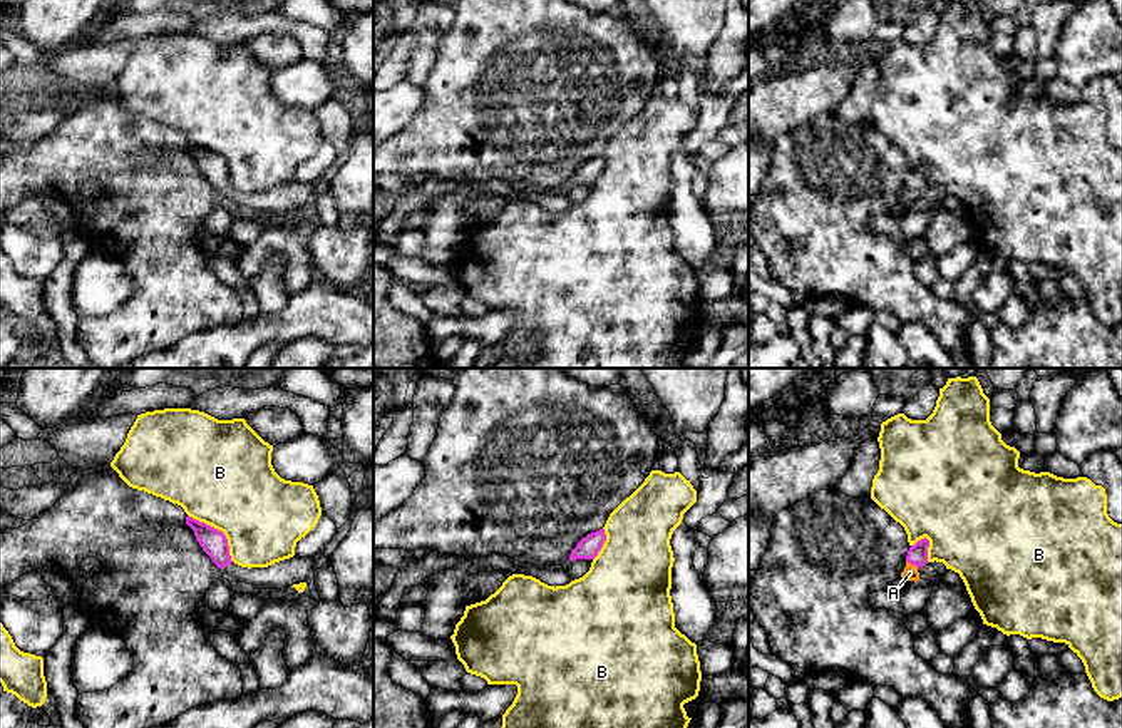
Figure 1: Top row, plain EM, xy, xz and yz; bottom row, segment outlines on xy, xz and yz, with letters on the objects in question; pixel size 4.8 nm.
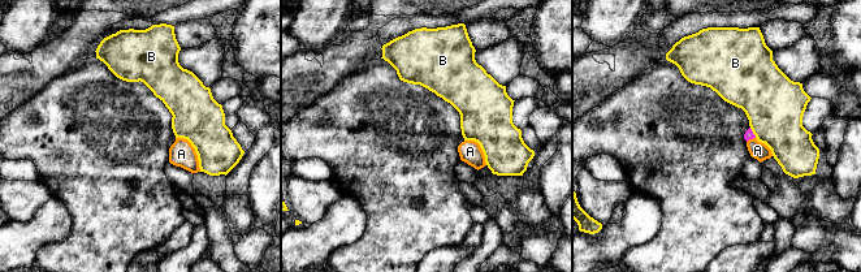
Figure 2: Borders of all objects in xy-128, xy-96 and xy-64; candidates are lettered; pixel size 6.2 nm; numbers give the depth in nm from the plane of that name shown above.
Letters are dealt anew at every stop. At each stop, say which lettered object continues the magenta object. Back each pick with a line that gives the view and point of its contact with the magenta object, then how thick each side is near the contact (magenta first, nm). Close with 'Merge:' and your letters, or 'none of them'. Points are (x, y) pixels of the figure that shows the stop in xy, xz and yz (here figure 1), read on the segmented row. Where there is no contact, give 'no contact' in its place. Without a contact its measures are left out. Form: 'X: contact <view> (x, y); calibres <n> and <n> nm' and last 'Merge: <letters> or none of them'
A: contact yz (913, 564); calibres 100 and 70 nm
Merge: A

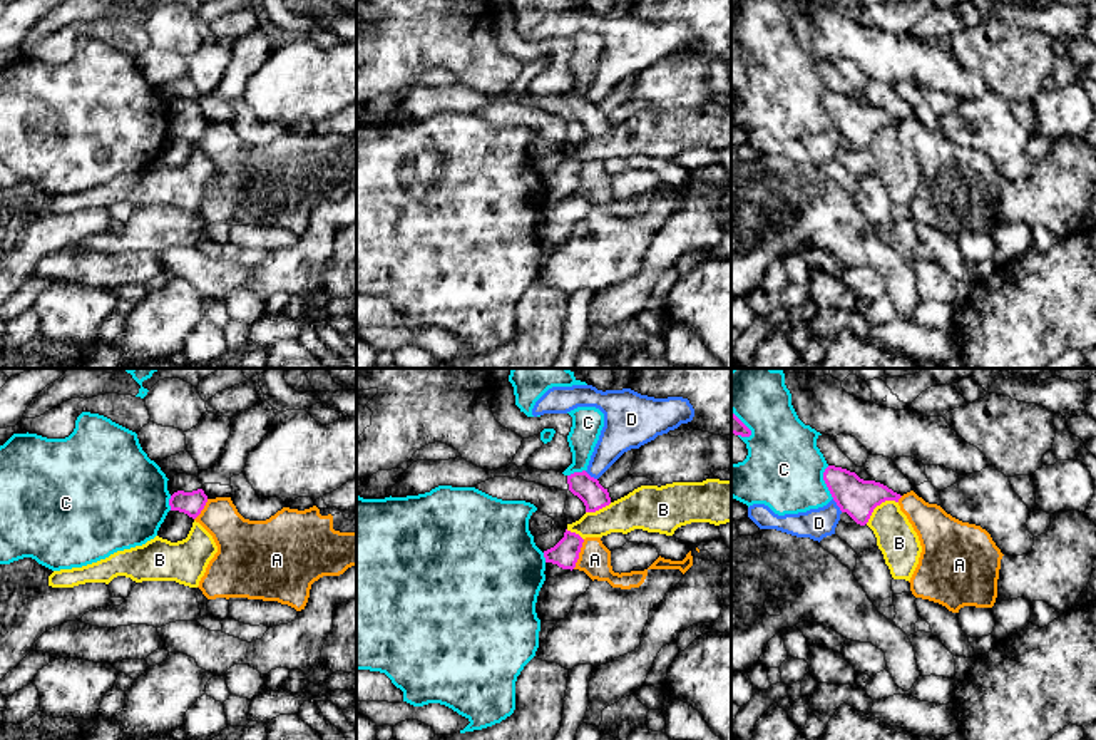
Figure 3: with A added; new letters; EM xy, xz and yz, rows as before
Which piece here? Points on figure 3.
Merge: none of them

